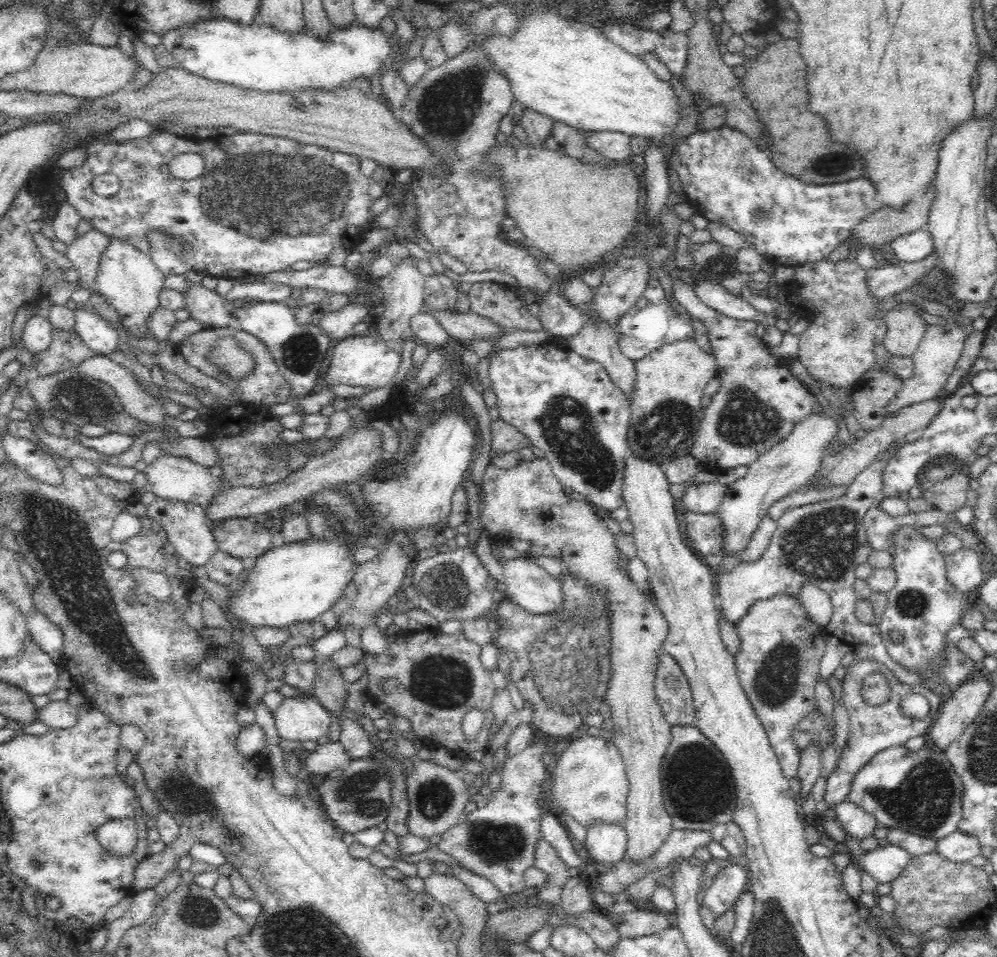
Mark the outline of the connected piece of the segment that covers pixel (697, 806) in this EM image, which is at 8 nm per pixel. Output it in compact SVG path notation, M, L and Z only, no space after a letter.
M672 725L671 740L661 763L661 792L664 808L670 813L673 829L711 830L716 824L733 820L737 807L737 791L731 774L720 750L696 725Z

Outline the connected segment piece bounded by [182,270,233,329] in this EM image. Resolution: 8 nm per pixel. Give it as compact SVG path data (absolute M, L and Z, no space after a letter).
M190 270L184 275L188 284L185 296L185 310L190 317L198 321L204 328L219 329L226 327L233 317L230 304L225 298L220 298L215 290L209 290L203 286L205 274Z

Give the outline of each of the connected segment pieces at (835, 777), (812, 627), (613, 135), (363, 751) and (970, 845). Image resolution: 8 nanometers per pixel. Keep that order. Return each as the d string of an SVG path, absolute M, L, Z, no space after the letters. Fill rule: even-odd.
M858 659L845 671L845 677L841 685L843 688L843 705L850 715L850 732L846 745L839 756L836 768L834 768L832 774L826 778L824 802L830 806L846 801L846 796L850 791L854 776L862 767L868 764L878 752L882 752L882 750L887 750L888 748L903 746L908 740L923 736L924 732L928 732L933 722L938 719L939 709L944 699L924 685L911 687L900 683L888 668L878 669L878 665L868 664L868 662L864 664L863 661ZM876 671L886 677L888 687L890 687L890 698L888 698L884 704L872 706L867 704L865 698L862 696L862 691L864 679ZM910 692L918 692L918 694L924 695L926 701L928 701L929 712L923 720L906 717L902 713L902 699L906 695L909 695Z
M774 594L766 600L756 598L748 612L734 624L739 639L738 649L732 653L736 674L744 689L756 717L765 729L771 748L781 765L781 772L788 779L797 776L801 751L794 744L796 726L816 712L816 683L820 680L820 659L827 649L827 636L824 627L818 626L806 612L798 594Z
M581 128L574 129L578 129L578 131L584 135L584 141L586 141L586 145L588 145L588 147L600 151L602 156L607 159L625 161L629 160L629 157L632 155L632 146L630 145L631 138L628 135L612 131L596 132L595 130L581 130Z
M345 716L337 717L337 722L342 727L339 742L346 749L352 759L372 759L372 737L364 731L364 727L353 719Z
M956 831L938 840L935 853L945 860L964 863L981 854L981 845L976 837Z

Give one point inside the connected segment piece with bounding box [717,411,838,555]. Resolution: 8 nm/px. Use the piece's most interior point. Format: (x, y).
(782, 469)

